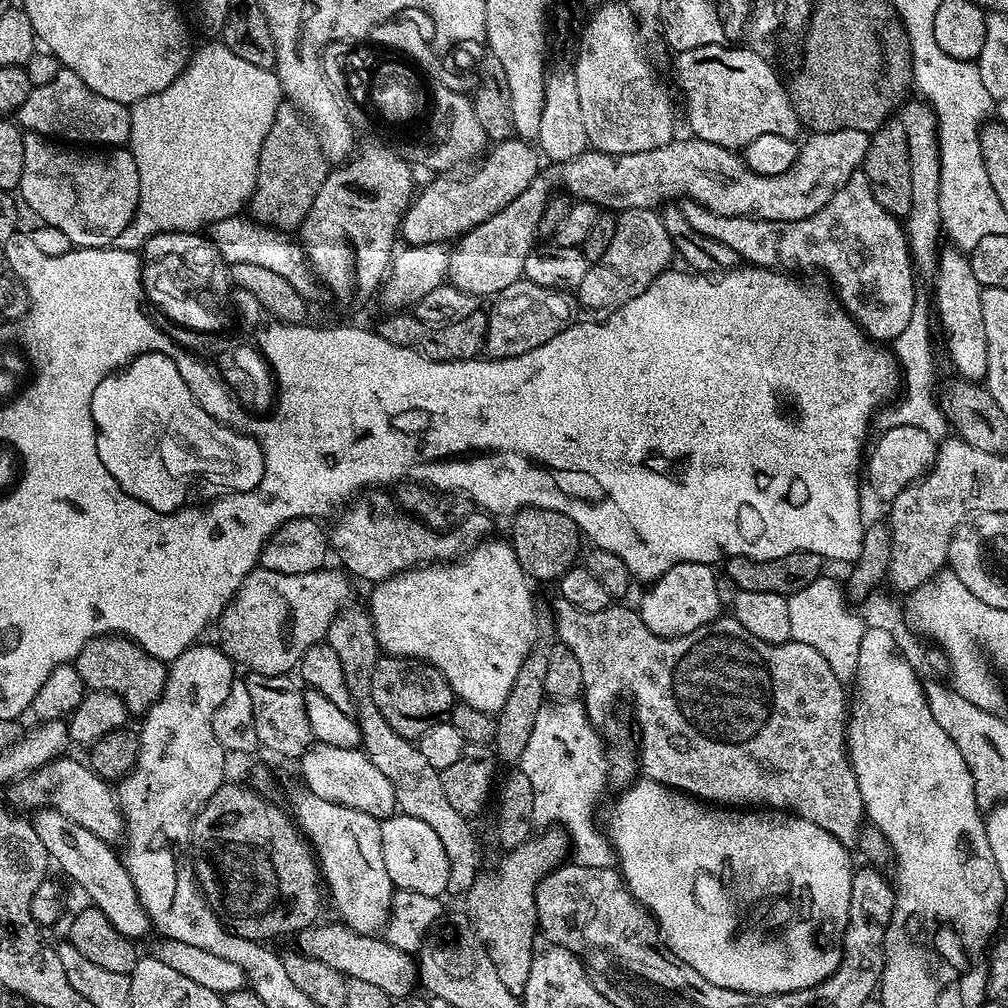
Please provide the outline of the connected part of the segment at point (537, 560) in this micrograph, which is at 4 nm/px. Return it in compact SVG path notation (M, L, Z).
M522 508L513 515L512 536L510 542L518 554L522 570L533 581L559 581L571 570L577 567L580 556L580 540L582 533L573 519L566 514L546 508Z

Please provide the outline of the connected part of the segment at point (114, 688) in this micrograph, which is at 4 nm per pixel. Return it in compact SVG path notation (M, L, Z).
M109 634L96 636L82 646L74 661L85 689L94 692L113 692L127 706L129 713L144 714L158 702L168 681L169 665L140 649L135 640Z

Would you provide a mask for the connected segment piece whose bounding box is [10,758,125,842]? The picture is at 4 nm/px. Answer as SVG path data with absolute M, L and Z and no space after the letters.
M57 758L50 761L49 764L43 764L36 772L30 772L28 775L20 777L11 785L10 790L12 790L13 798L21 800L26 807L32 808L31 810L39 810L45 806L57 808L68 819L78 822L78 826L90 830L90 834L96 834L98 838L104 841L116 842L119 836L121 839L125 835L124 813L120 811L120 801L113 785L109 781L103 780L98 773L93 772L87 763L79 764L76 760L68 759Z

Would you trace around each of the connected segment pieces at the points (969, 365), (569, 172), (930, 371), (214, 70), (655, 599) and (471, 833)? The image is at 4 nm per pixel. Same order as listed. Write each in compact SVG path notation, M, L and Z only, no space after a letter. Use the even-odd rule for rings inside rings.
M955 246L940 249L934 273L936 279L935 307L948 334L948 356L956 367L957 377L980 382L986 374L986 326L982 326L982 285L974 278L972 261Z
M838 130L838 131L826 131L826 132L815 132L811 133L807 138L808 140L797 149L795 162L792 166L790 166L789 170L786 170L785 173L776 174L776 175L760 175L754 174L752 170L746 167L743 157L736 153L733 149L717 146L712 142L706 142L700 137L693 136L685 136L686 138L680 140L680 138L674 138L670 143L666 146L655 148L654 150L648 151L638 151L631 152L628 155L622 156L613 156L611 153L606 152L598 152L595 150L589 150L584 152L582 155L579 155L578 158L571 159L570 162L562 163L562 164L550 164L541 169L541 172L535 176L534 181L530 182L530 186L526 188L518 196L518 198L514 199L512 202L508 203L502 210L498 212L498 214L492 215L490 218L486 220L484 223L480 223L478 227L472 228L470 231L466 232L464 236L462 236L458 241L458 246L456 248L453 247L449 251L448 262L447 262L447 281L455 286L456 289L465 290L467 293L474 294L475 296L479 296L481 298L492 298L500 294L502 290L504 290L508 286L512 286L514 282L520 280L524 274L525 262L526 258L529 257L533 248L536 246L536 241L534 241L535 236L538 236L541 218L545 212L545 206L548 204L548 199L550 197L550 193L557 191L558 189L562 189L565 193L570 196L578 199L579 201L592 202L598 207L613 211L613 212L621 212L628 211L630 209L642 209L642 208L656 208L660 202L661 204L673 201L670 200L672 198L678 198L677 200L687 198L689 201L698 203L700 205L706 206L707 209L710 209L711 212L716 212L720 216L726 217L736 217L736 216L751 216L753 218L759 218L763 221L771 221L776 220L780 221L800 221L802 219L806 219L808 217L812 217L813 214L819 212L821 209L826 206L826 204L832 199L836 194L843 188L846 182L850 177L854 176L863 165L864 158L866 153L869 150L869 146L871 144L871 135L864 131L860 130Z
M924 292L917 293L914 302L913 313L910 316L909 325L902 330L901 334L896 340L892 342L892 352L896 357L899 367L902 371L902 392L904 388L904 398L900 399L894 407L891 404L883 405L873 417L873 425L877 427L879 431L886 429L893 429L894 426L915 426L920 430L924 430L930 438L934 438L938 442L942 442L949 437L950 425L948 419L945 418L943 410L940 408L940 403L936 399L936 362L934 360L934 344L932 342L932 318L934 322L934 316L930 314L932 312L931 299L924 295Z
M223 42L208 44L205 48L197 47L193 51L188 65L184 67L184 73L178 78L174 78L174 82L170 82L170 86L166 86L166 90L158 90L158 94L150 94L136 104L131 105L132 129L130 130L128 144L134 162L138 166L140 193L138 194L138 210L134 214L130 226L126 226L126 230L122 230L122 234L118 234L115 247L136 250L143 245L144 241L159 232L184 231L199 233L201 230L218 223L222 218L237 215L243 209L240 207L243 204L245 207L251 201L252 191L256 189L256 171L258 170L258 158L262 150L262 142L266 142L266 134L270 134L270 126L274 122L281 103L280 79L277 78L273 69L254 66L254 62L246 62L246 58L238 58L238 54L234 54L234 50L230 50L228 45Z
M682 562L678 566L670 566L666 574L647 585L644 597L638 603L638 611L642 622L662 636L681 636L690 634L698 626L706 626L721 615L722 605L717 595L717 569L712 564L698 562Z
M342 610L330 624L326 642L338 654L342 661L342 670L346 673L346 684L350 686L350 694L356 702L356 722L360 725L360 742L362 750L390 778L396 795L396 807L410 818L418 818L438 834L442 841L442 850L446 850L446 858L450 862L450 878L448 892L463 897L474 886L476 876L482 870L480 864L480 844L476 841L476 832L472 829L473 821L464 816L454 806L450 806L450 798L446 798L446 790L442 790L440 769L430 766L419 747L409 737L398 734L386 718L382 718L382 710L374 702L374 670L382 659L382 649L376 640L376 631L372 625L371 615L364 612L348 612Z

